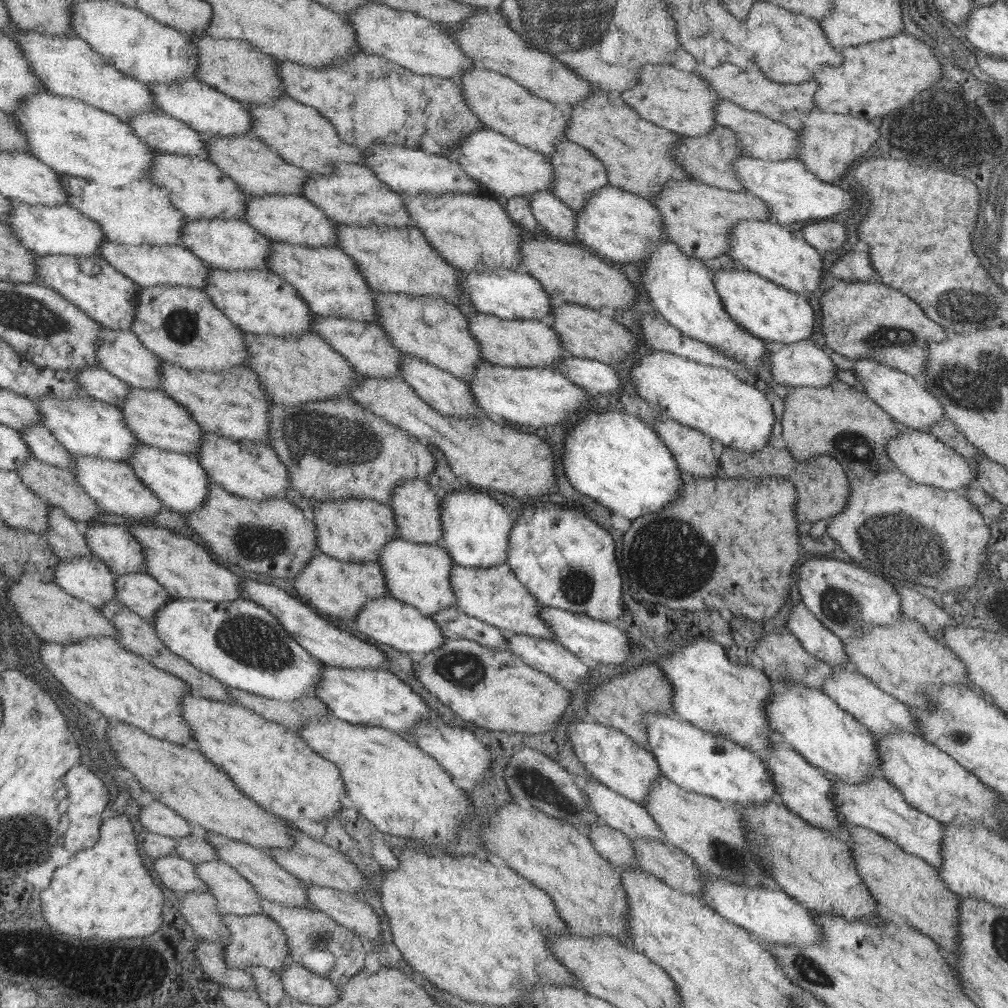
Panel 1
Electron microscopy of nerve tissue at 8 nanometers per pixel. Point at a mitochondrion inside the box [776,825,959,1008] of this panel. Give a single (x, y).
(807, 967)

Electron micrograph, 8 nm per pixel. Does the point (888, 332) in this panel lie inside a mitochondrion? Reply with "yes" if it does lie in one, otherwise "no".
yes

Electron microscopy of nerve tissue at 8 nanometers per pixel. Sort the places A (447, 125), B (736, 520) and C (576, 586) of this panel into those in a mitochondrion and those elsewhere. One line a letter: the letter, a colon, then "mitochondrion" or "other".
A: mitochondrion
B: other
C: mitochondrion

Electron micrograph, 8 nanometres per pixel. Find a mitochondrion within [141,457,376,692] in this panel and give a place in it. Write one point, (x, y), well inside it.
(249, 639)

